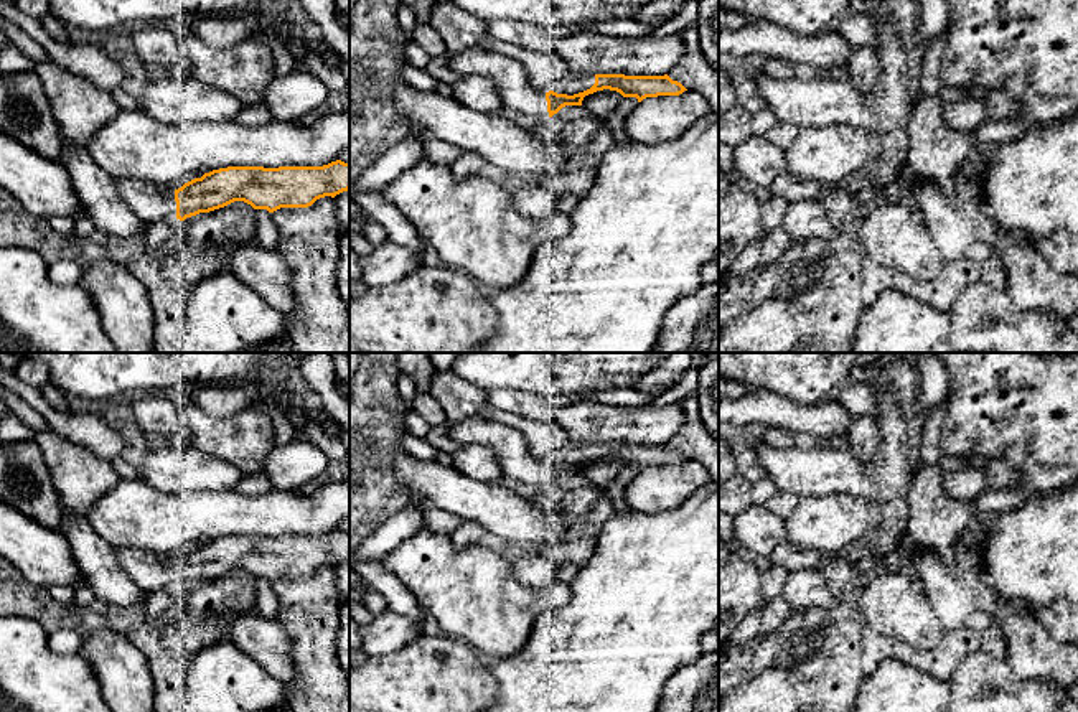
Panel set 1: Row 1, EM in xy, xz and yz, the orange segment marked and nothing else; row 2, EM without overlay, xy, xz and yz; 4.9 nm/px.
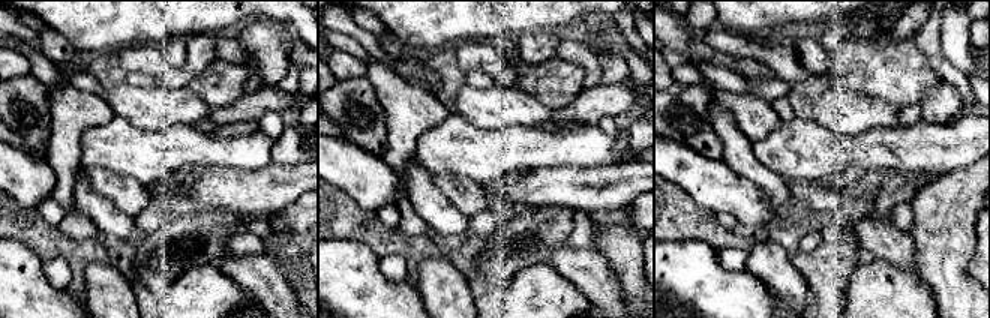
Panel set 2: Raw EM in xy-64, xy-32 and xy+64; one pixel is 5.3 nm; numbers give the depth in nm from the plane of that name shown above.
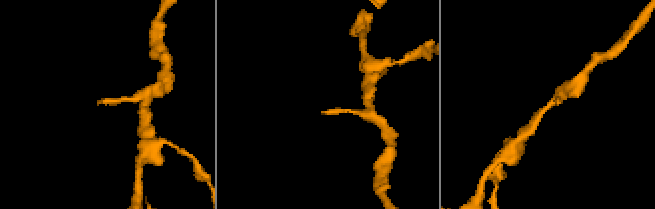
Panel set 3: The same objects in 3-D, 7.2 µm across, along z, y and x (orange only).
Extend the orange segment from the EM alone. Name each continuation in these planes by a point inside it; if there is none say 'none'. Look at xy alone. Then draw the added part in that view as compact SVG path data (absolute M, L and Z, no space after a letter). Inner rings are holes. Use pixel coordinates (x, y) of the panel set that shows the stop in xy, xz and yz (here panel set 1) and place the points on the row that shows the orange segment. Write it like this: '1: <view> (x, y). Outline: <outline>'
1: xy (149, 201). Outline: M119 178L115 183L129 208L145 224L163 218L176 218L175 190L130 178Z

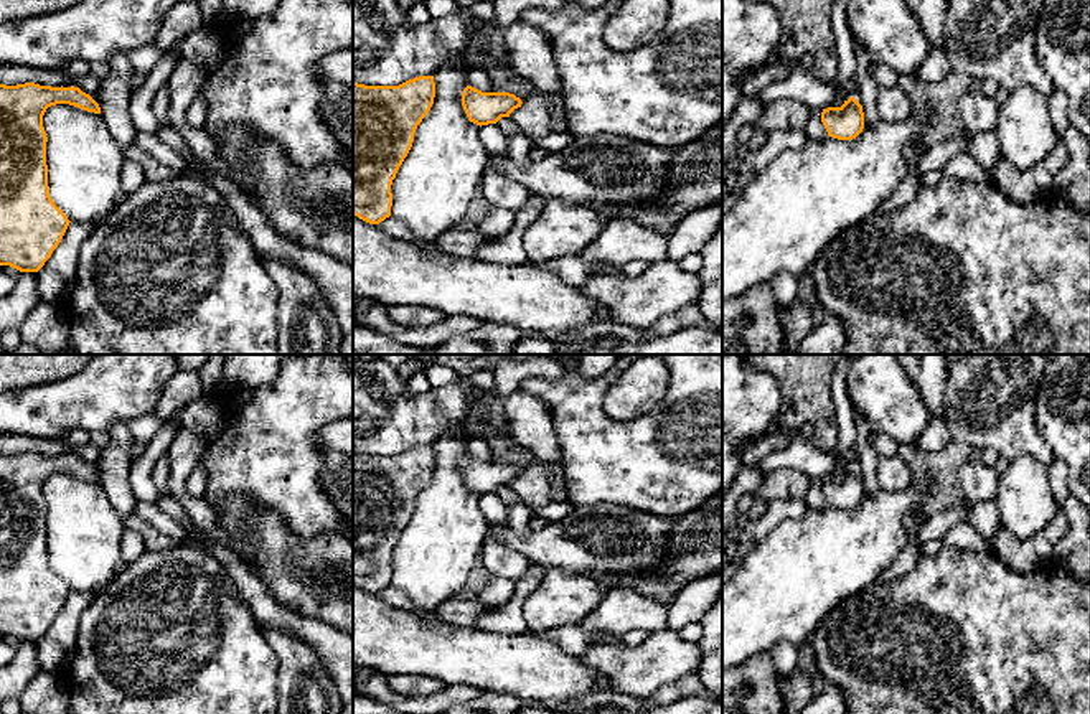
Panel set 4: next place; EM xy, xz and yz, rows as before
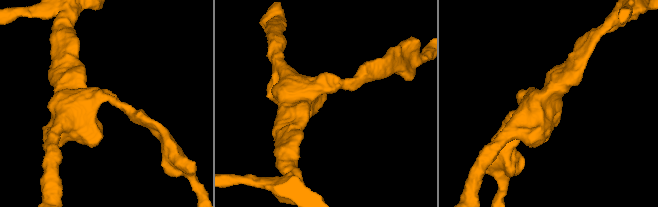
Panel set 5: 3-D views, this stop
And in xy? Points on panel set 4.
none

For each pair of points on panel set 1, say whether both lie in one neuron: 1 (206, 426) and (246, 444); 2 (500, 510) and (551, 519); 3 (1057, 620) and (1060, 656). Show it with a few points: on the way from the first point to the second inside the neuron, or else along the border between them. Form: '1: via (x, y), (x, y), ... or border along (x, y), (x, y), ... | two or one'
1: via (216, 435), (236, 439) | one
2: via (513, 518), (538, 519) | one
3: border along (1034, 610), (1039, 622), (1060, 641) | two

